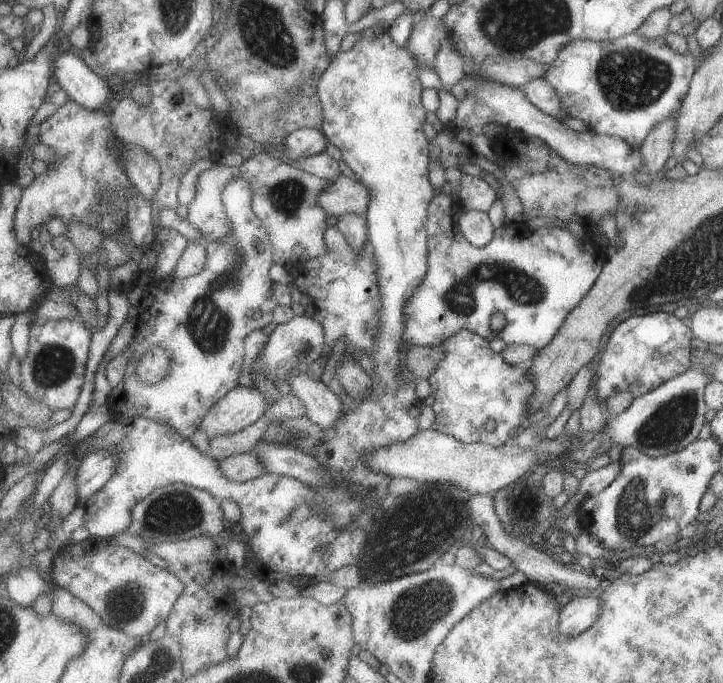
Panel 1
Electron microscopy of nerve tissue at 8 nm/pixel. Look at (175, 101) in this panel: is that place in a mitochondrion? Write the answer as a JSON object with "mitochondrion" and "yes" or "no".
{"mitochondrion":"yes"}

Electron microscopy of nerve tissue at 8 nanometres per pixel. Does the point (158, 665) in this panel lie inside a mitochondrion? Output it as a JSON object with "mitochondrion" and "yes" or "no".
{"mitochondrion":"yes"}

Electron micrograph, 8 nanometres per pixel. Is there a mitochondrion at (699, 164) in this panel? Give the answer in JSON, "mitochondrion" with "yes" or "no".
{"mitochondrion":"no"}

